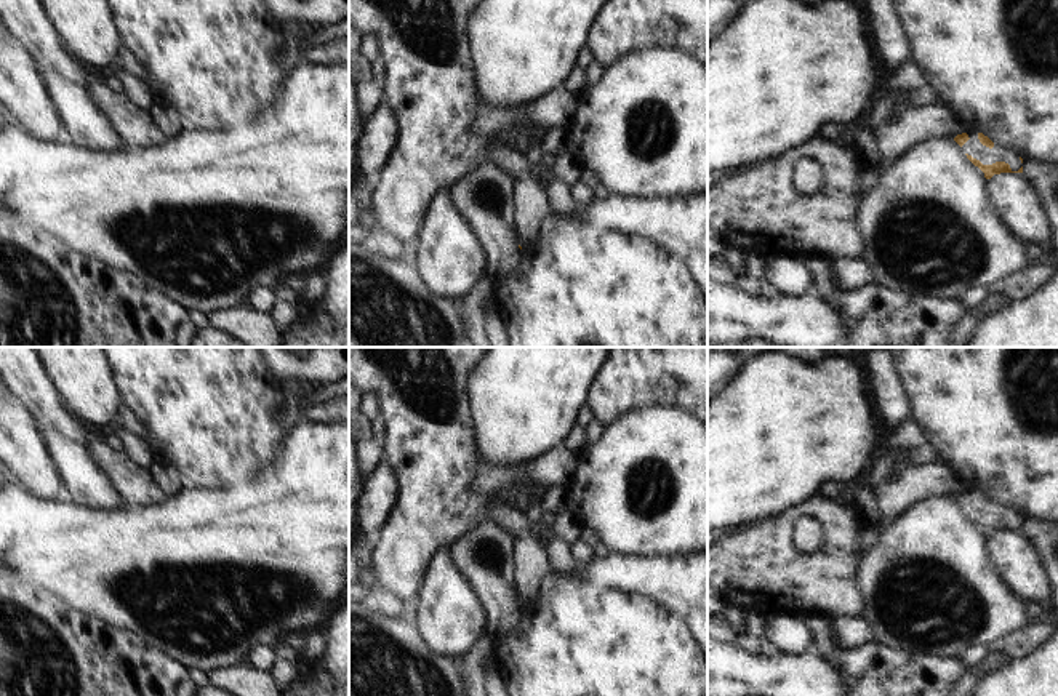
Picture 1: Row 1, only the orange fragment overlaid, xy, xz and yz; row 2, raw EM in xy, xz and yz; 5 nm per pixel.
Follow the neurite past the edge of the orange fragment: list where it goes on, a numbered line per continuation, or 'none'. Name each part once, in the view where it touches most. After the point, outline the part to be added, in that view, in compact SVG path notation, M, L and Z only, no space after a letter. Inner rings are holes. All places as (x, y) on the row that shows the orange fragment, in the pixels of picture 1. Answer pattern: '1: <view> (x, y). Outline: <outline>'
1: yz (973, 148). Outline: M965 131L968 134L968 141L962 146L964 154L972 155L973 158L980 160L983 165L992 165L996 162L1005 162L1010 165L1012 171L1018 171L1023 163L1020 157L1005 149L1000 144L994 144L992 149L983 146L978 139L978 131Z

